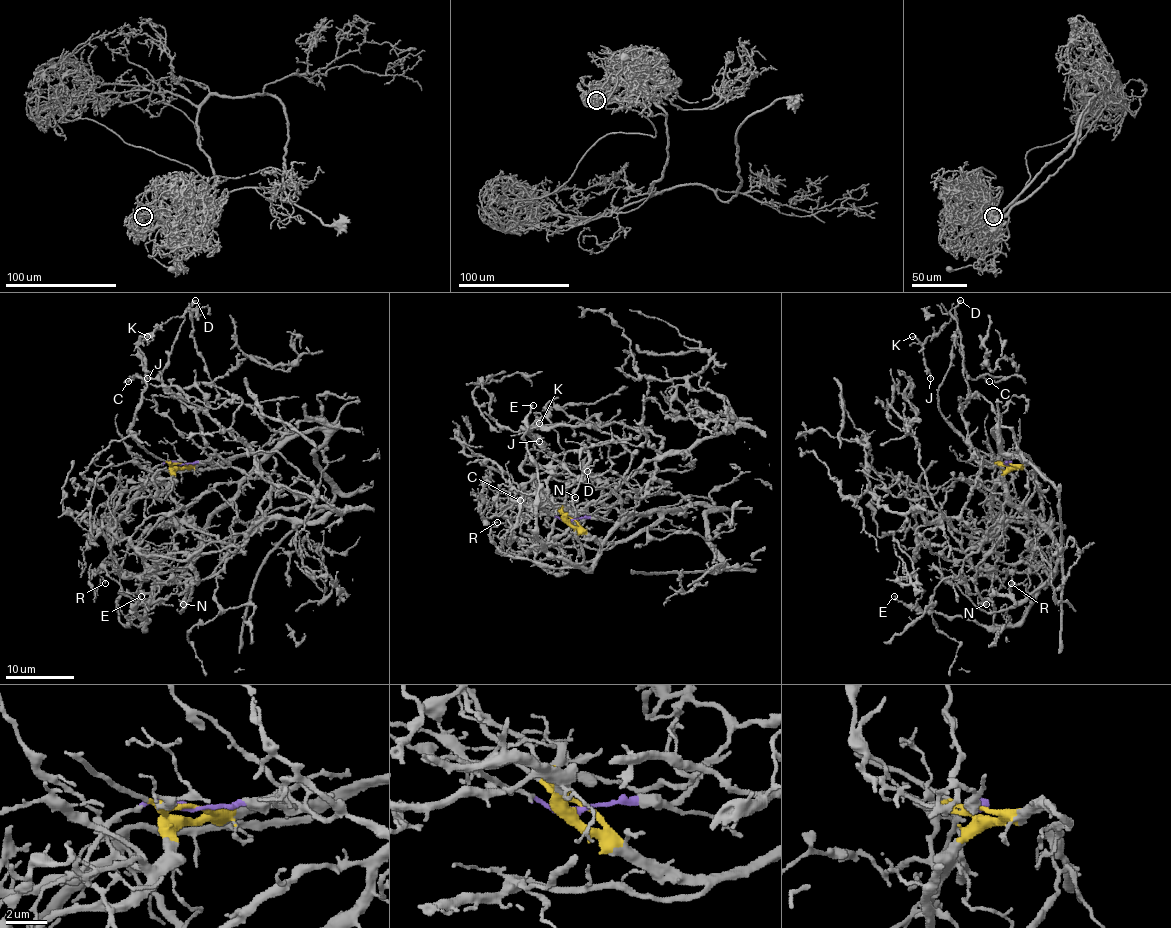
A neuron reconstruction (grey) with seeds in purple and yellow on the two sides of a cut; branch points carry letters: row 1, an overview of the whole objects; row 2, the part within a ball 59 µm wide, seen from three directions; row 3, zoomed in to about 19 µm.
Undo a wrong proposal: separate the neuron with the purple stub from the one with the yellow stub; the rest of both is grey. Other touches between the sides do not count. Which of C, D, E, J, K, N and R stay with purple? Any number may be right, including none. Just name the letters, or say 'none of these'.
C, D, J, K

